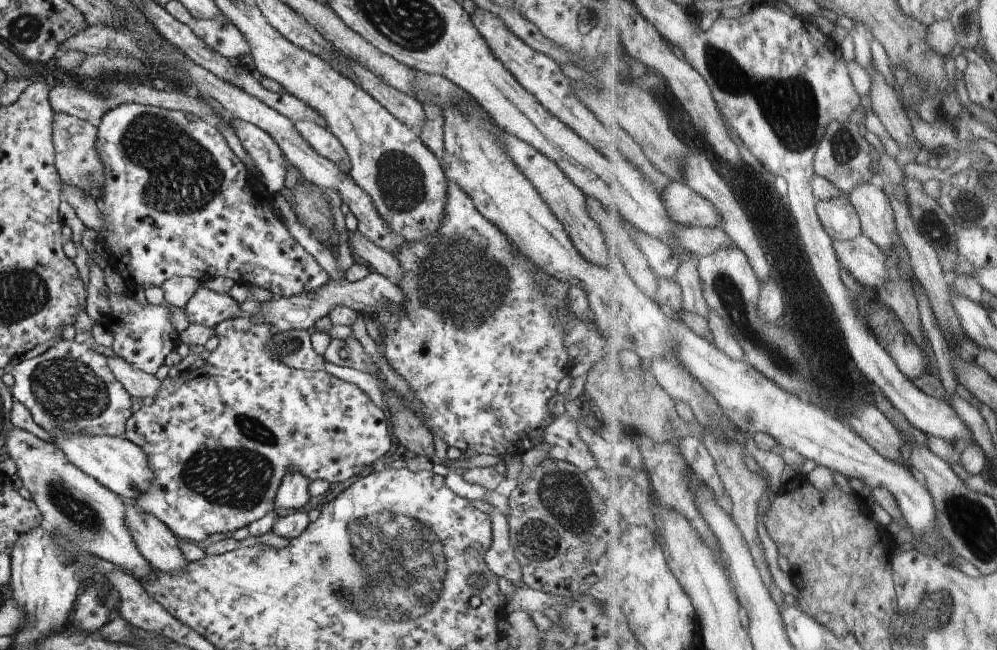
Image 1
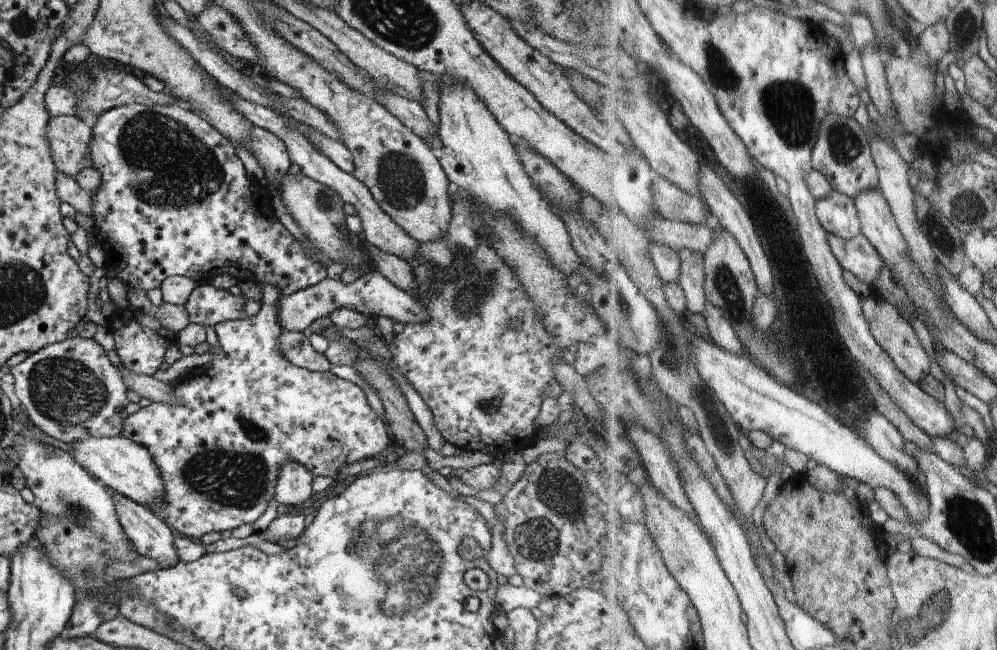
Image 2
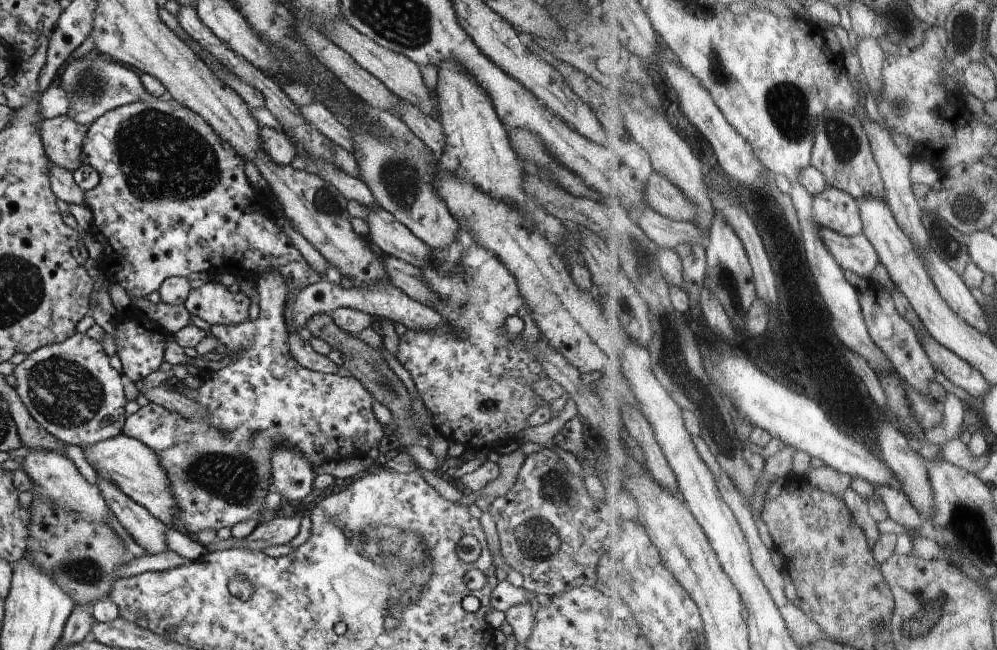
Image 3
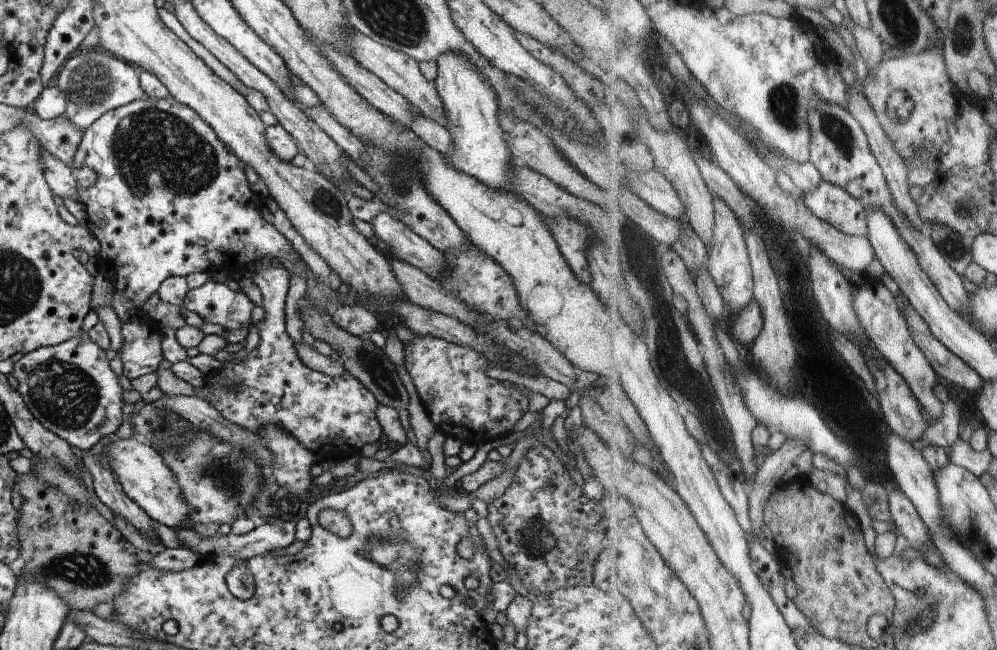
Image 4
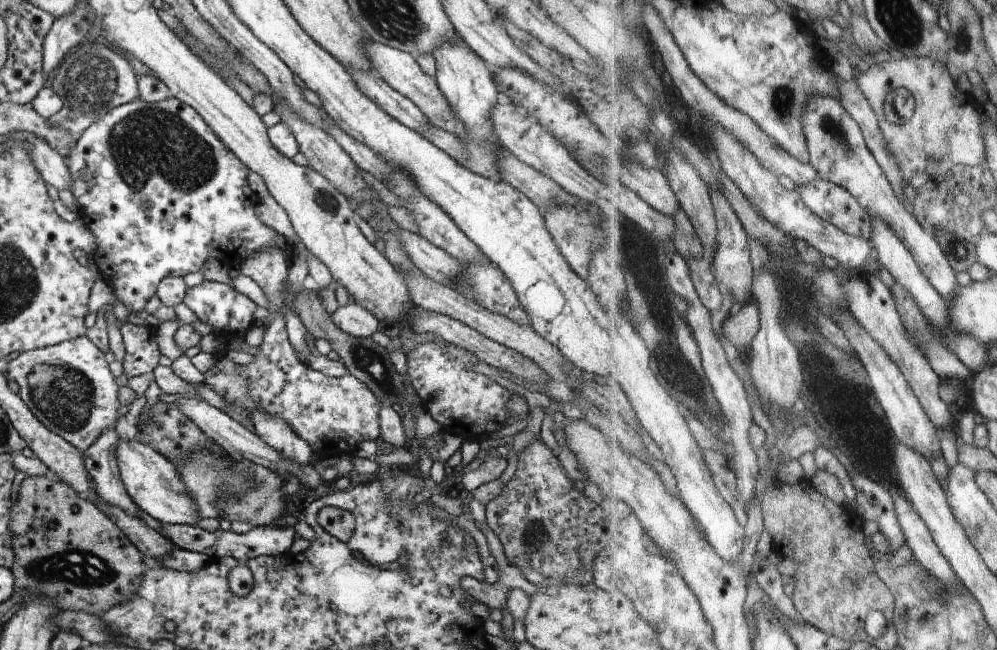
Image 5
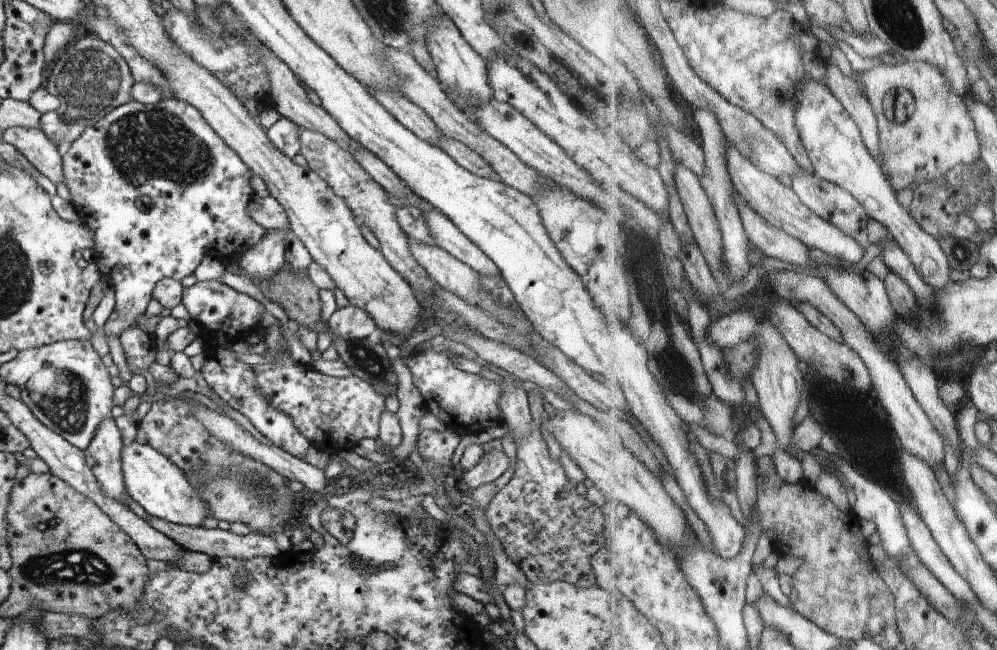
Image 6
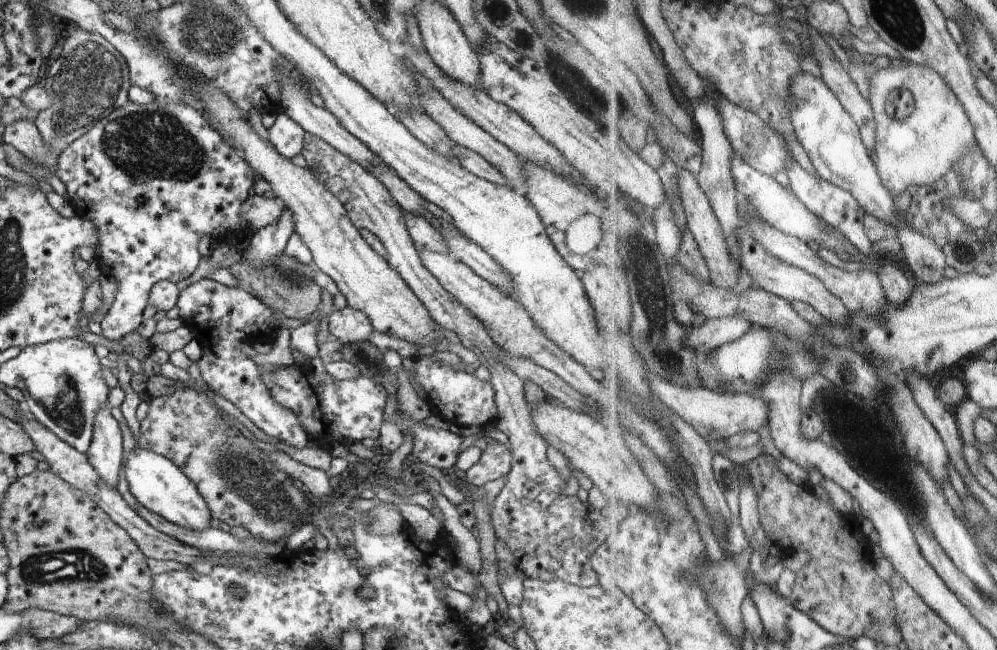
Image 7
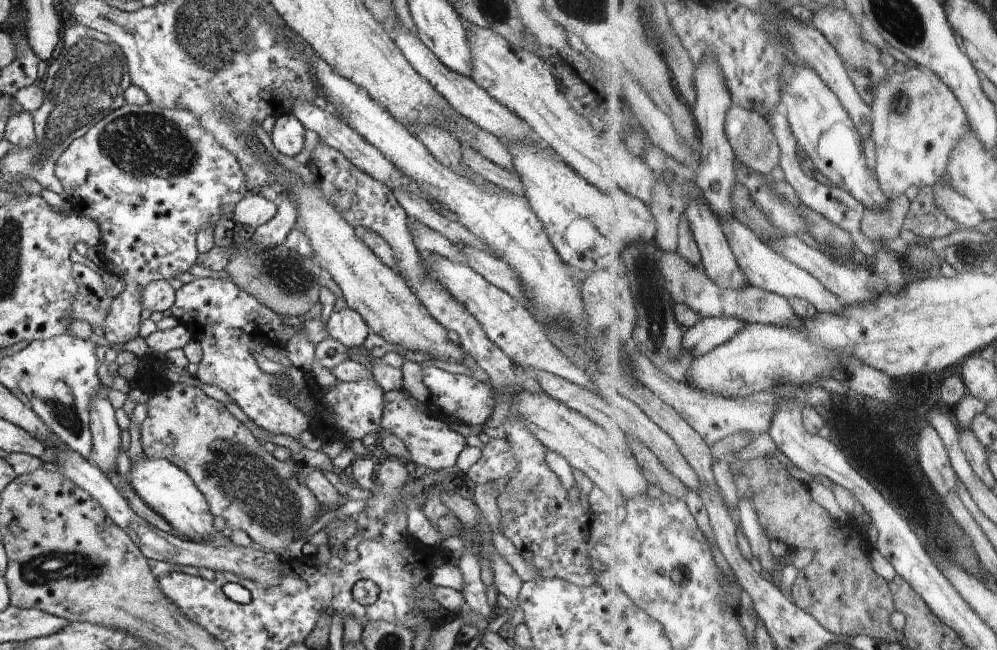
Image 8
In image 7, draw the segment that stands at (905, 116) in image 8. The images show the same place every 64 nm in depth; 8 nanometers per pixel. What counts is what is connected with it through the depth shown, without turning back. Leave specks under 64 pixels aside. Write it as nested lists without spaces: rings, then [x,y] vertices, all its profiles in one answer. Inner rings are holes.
[[[911,62],[909,66],[903,68],[894,68],[892,66],[882,69],[882,72],[874,78],[872,87],[874,92],[872,101],[874,103],[878,125],[878,146],[876,148],[877,163],[882,176],[884,177],[886,188],[890,188],[894,196],[899,196],[902,192],[908,191],[910,186],[936,184],[941,178],[944,178],[958,160],[968,156],[970,152],[976,150],[980,144],[978,134],[976,134],[976,125],[972,122],[968,109],[964,106],[958,93],[948,84],[948,80],[934,68],[925,64]],[[896,88],[907,88],[913,93],[916,100],[916,107],[913,113],[902,120],[890,116],[886,112],[886,104],[890,100],[890,94]]]

